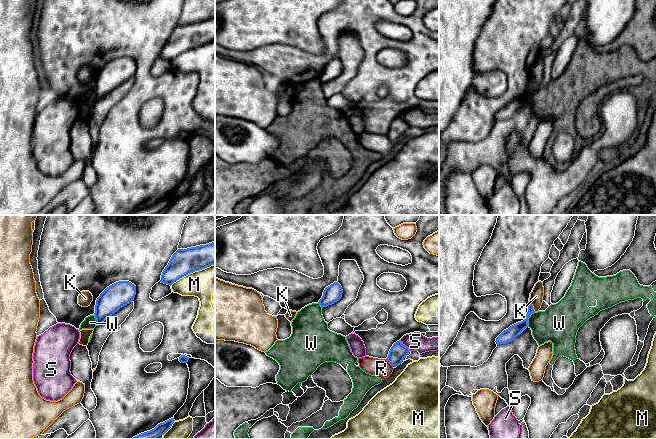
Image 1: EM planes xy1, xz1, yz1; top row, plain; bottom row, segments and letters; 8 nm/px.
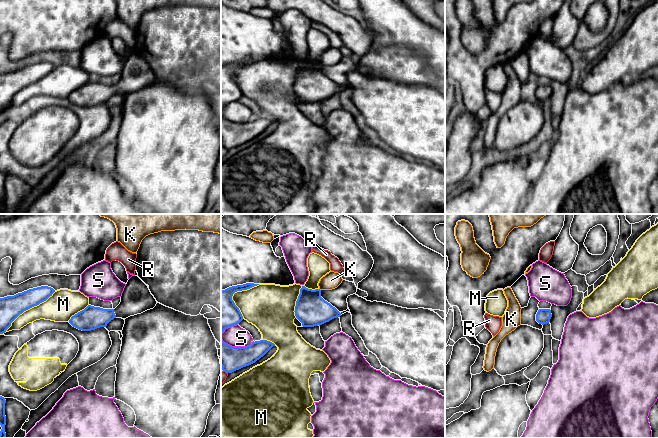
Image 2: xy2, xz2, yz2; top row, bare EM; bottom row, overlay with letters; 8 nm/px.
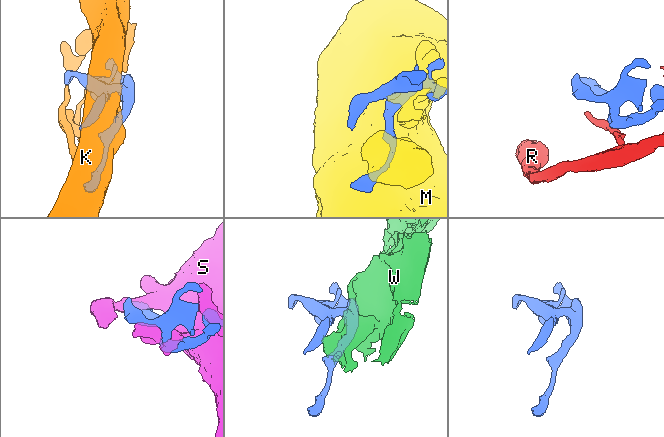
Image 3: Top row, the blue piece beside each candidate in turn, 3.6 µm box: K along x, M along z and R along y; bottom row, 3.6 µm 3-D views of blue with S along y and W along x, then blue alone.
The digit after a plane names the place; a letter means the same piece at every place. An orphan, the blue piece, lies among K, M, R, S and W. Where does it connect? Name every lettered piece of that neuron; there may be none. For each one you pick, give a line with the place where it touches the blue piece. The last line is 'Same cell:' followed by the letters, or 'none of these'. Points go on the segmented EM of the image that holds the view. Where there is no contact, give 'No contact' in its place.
Same cell: none of these

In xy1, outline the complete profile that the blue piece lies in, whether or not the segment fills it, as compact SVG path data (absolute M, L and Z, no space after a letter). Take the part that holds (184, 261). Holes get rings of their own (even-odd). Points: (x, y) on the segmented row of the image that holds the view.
M215 242L178 249L162 272L159 282L172 285L180 278L215 264Z

